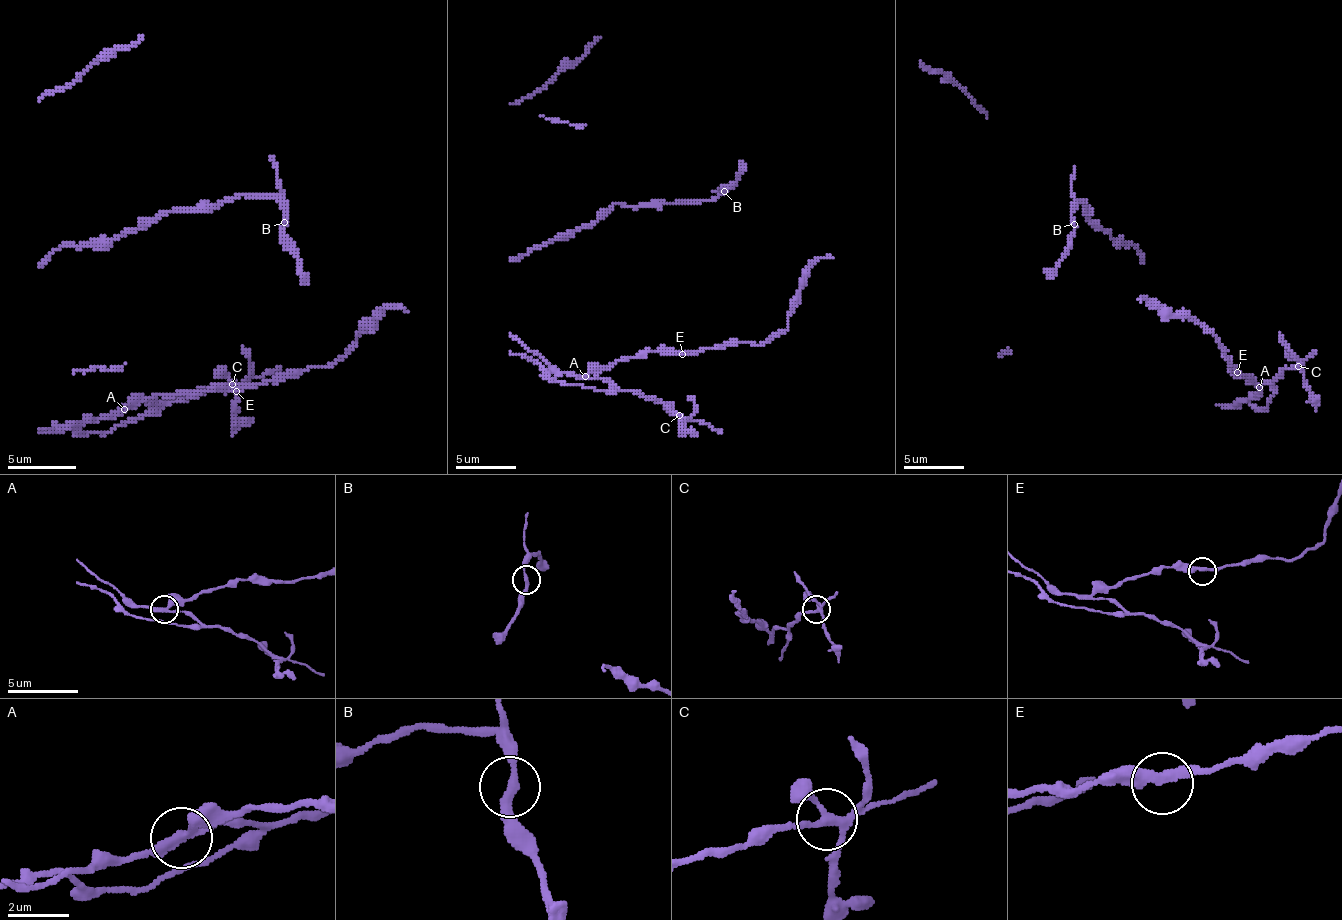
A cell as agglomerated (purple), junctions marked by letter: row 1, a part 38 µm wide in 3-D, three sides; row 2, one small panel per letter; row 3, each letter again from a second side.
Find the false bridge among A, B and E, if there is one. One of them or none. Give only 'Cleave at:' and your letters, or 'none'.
Cleave at: A

